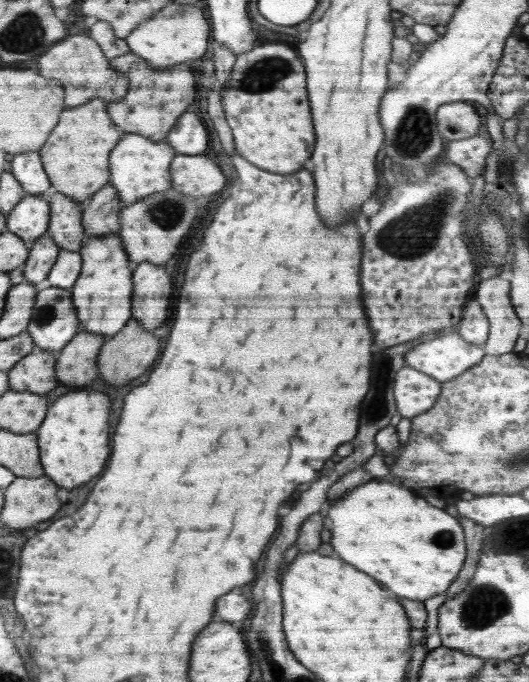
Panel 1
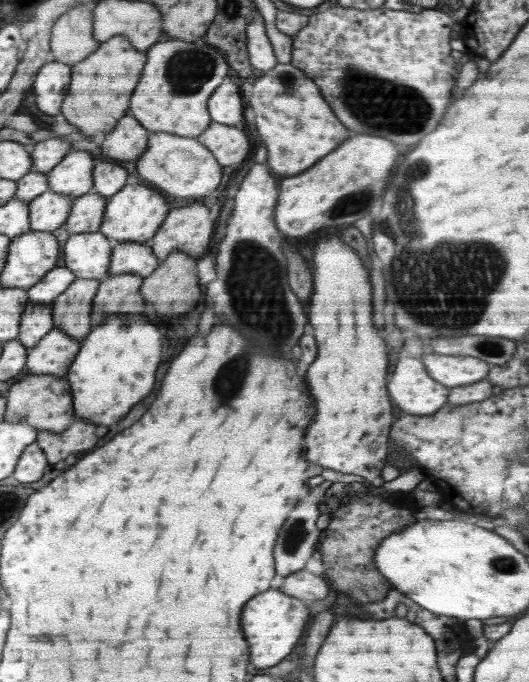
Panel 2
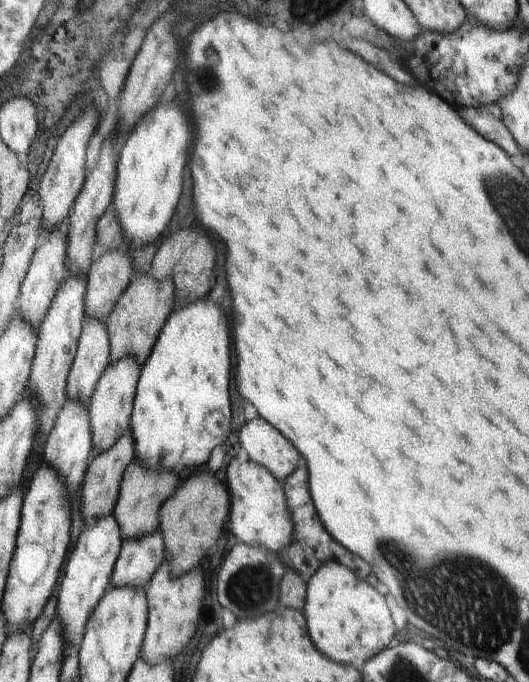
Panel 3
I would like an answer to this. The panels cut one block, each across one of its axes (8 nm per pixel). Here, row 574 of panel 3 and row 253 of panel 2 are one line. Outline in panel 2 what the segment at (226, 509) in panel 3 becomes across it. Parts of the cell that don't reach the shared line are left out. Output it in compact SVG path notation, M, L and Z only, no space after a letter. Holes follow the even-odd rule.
M172 252L164 262L160 264L146 277L143 278L139 292L145 302L154 306L153 316L148 319L158 323L160 320L174 320L186 312L193 310L202 296L202 288L199 286L196 276L198 258L192 257L185 252Z

